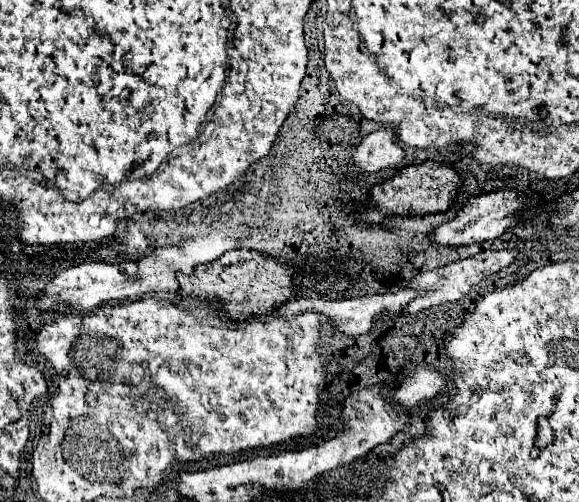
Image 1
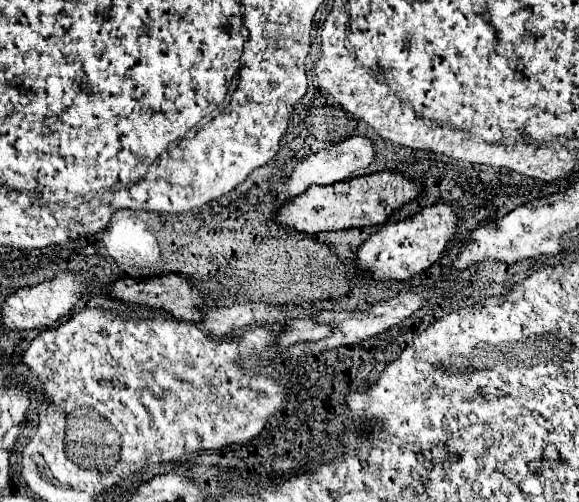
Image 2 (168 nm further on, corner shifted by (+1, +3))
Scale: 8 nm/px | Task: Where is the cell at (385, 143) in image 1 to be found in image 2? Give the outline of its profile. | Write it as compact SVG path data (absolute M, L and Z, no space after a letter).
M352 136L344 142L338 142L332 148L326 148L326 150L320 150L316 154L309 155L304 161L298 163L294 172L290 174L290 178L286 180L286 186L284 186L286 194L290 198L294 198L294 196L304 193L310 184L326 186L326 184L346 180L346 178L350 178L352 172L356 172L360 168L366 168L372 160L374 160L374 144L366 136Z

